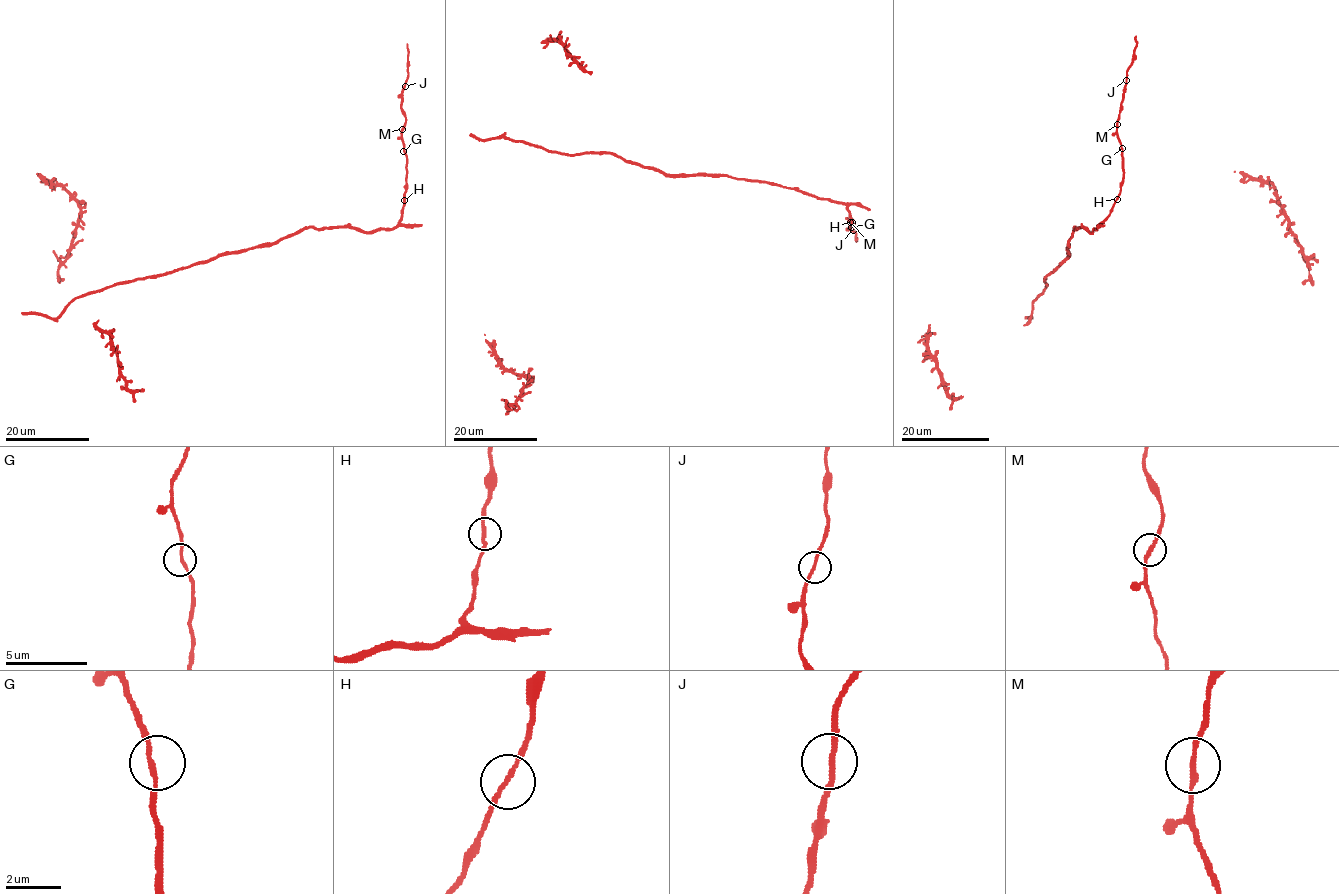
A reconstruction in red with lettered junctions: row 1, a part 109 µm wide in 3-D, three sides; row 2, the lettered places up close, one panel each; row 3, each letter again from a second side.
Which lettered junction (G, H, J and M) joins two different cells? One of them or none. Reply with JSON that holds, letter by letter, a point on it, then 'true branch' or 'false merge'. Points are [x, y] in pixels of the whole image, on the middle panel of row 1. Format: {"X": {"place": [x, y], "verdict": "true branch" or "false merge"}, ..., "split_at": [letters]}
{"G": {"place": [851, 227], "verdict": "true branch"}, "H": {"place": [852, 222], "verdict": "true branch"}, "J": {"place": [853, 230], "verdict": "false merge"}, "M": {"place": [850, 222], "verdict": "true branch"}, "split_at": ["J"]}

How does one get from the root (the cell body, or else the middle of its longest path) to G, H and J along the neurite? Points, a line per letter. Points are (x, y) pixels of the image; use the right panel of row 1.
G: (1054, 269), (1067, 256), (1067, 243), (1073, 229), (1084, 227), (1090, 232), (1109, 215), (1123, 176), (1122, 148)
H: (1054, 269), (1067, 256), (1067, 243), (1073, 229), (1084, 227), (1089, 232), (1095, 230), (1109, 215), (1117, 199)
J: (1054, 269), (1067, 256), (1073, 229), (1095, 230), (1119, 195), (1123, 157), (1117, 121), (1125, 79)

